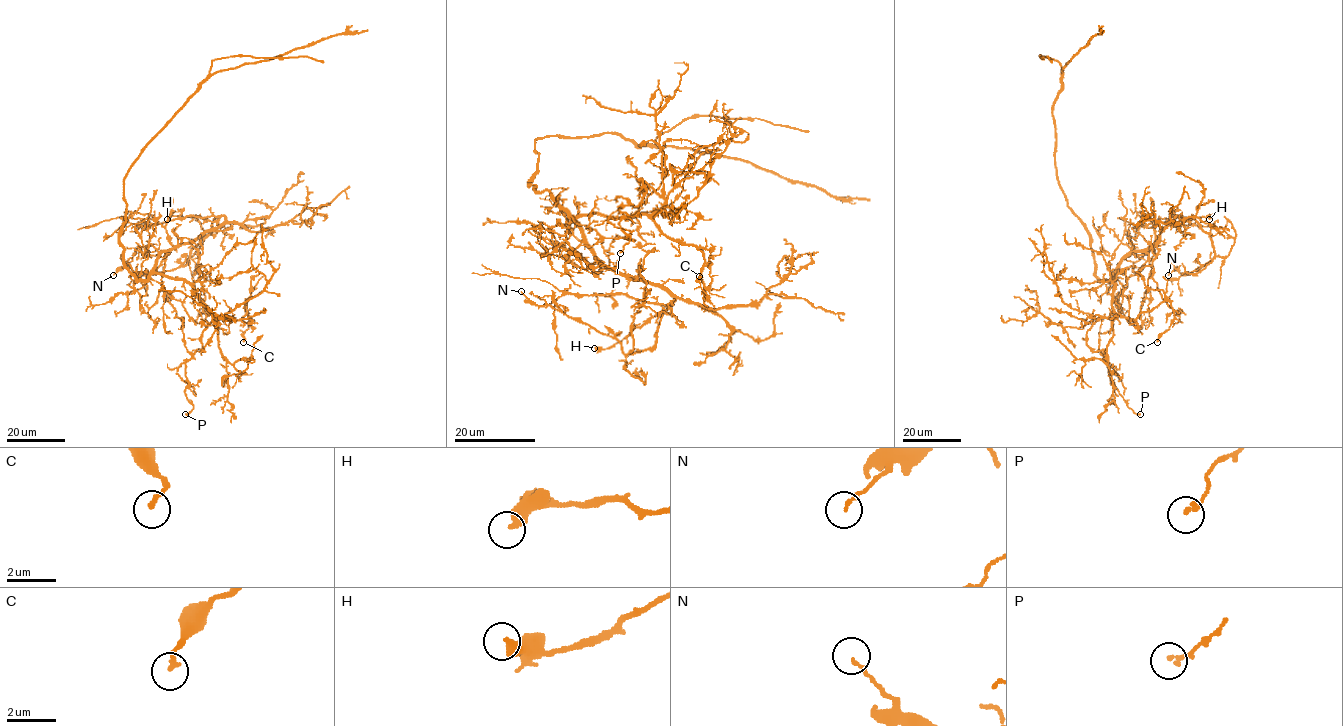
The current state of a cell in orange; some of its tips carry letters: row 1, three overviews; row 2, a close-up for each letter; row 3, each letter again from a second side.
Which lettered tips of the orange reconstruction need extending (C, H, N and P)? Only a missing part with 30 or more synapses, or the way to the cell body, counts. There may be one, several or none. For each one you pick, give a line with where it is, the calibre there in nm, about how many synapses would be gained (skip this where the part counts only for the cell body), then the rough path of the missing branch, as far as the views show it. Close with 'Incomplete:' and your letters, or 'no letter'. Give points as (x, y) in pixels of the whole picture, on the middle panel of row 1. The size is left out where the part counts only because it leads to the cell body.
Incomplete: no letter

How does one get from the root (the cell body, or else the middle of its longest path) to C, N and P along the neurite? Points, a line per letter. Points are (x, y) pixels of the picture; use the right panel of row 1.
C: (1087, 232), (1094, 274), (1108, 280), (1113, 273), (1116, 313), (1134, 320), (1170, 303), (1173, 322), (1157, 342)
N: (1087, 232), (1094, 274), (1108, 280), (1177, 216), (1194, 219), (1214, 256), (1168, 275)
P: (1087, 232), (1094, 274), (1113, 273), (1114, 290), (1086, 344), (1105, 349), (1111, 383), (1140, 414)

